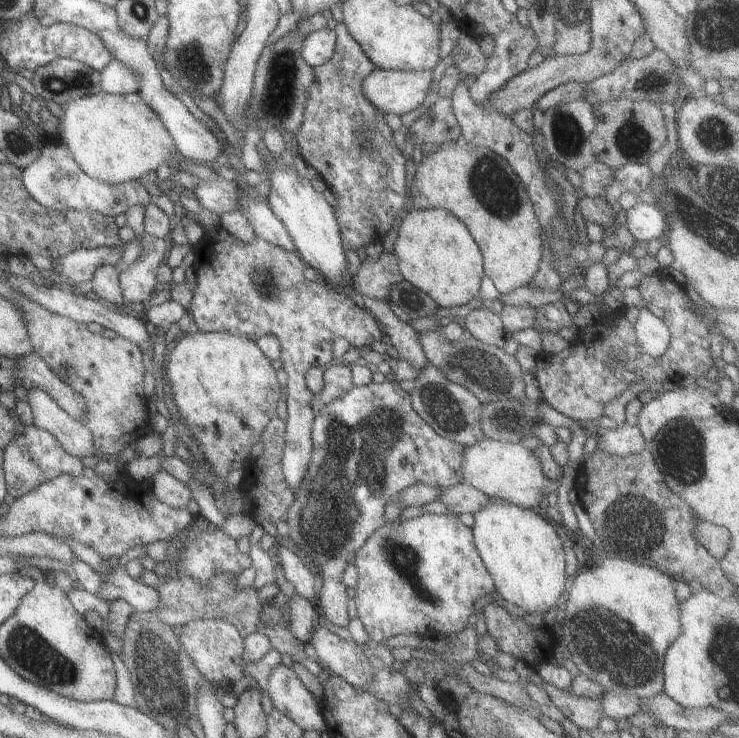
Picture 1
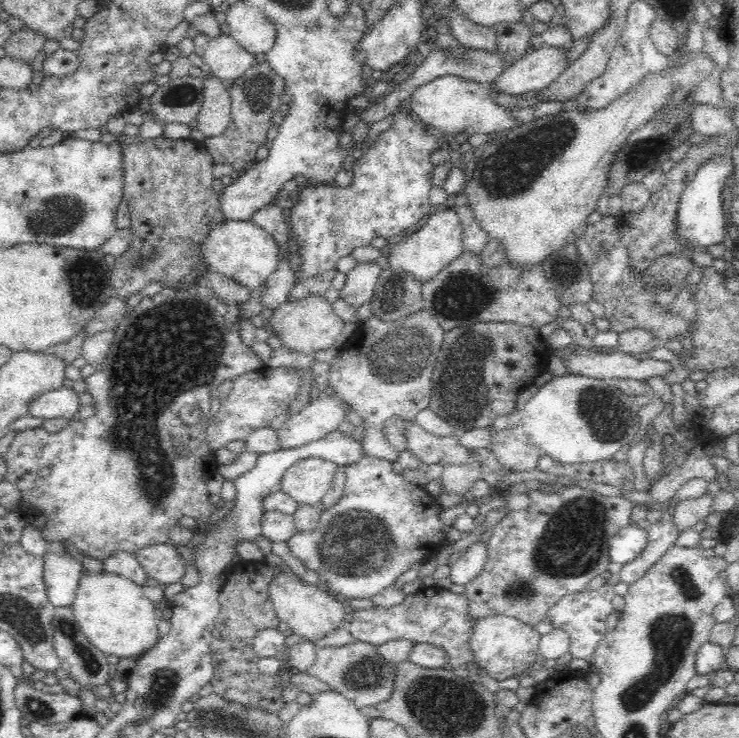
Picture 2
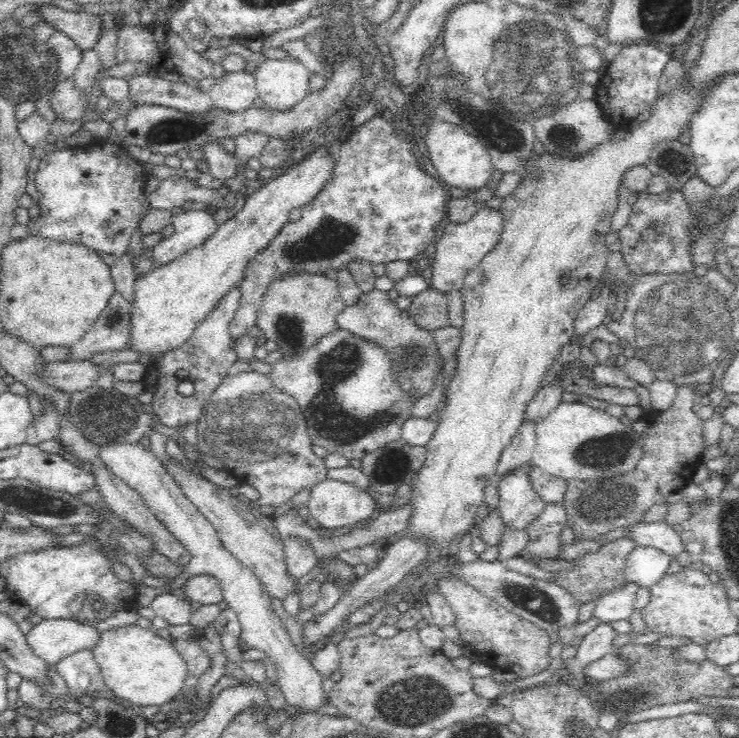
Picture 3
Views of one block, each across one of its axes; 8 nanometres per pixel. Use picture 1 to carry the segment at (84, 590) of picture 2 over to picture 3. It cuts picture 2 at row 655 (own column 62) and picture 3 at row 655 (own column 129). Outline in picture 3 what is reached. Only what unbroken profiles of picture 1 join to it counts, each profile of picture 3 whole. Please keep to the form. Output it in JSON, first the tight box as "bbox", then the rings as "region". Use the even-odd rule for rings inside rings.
{"bbox":[93,626,187,708],"region":[[[128,626],[100,632],[100,644],[93,650],[93,657],[99,666],[107,690],[113,692],[119,702],[129,708],[150,708],[150,706],[166,706],[176,699],[186,682],[187,666],[179,651],[154,633],[140,626]]]}

